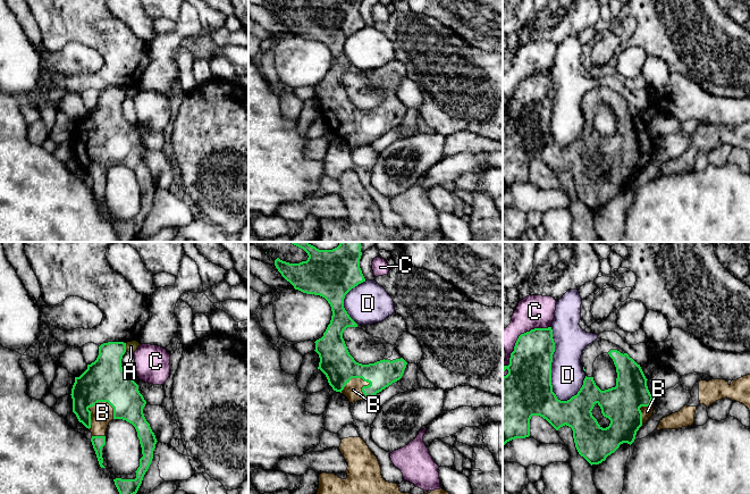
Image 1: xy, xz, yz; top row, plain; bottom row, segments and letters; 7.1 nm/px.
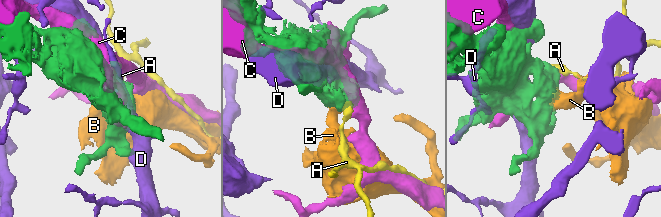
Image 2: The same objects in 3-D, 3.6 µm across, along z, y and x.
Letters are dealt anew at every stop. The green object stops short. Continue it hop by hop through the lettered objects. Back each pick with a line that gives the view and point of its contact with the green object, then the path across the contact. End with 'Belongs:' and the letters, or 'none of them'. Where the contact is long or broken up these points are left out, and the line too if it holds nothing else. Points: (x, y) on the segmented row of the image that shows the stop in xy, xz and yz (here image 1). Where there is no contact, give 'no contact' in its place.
B: meets green in xy at (89, 410)
Belongs: B

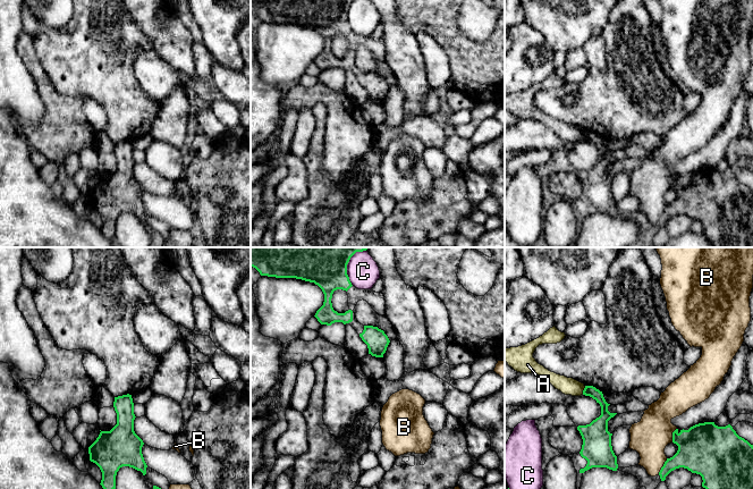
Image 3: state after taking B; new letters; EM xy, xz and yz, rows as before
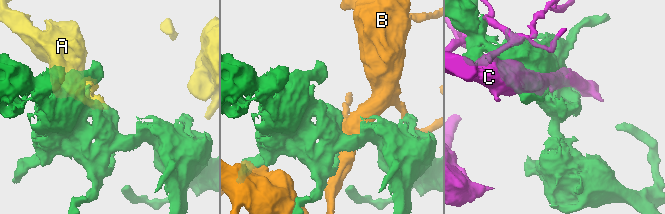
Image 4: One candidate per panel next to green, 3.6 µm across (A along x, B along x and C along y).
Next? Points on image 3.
Belongs: none of them

